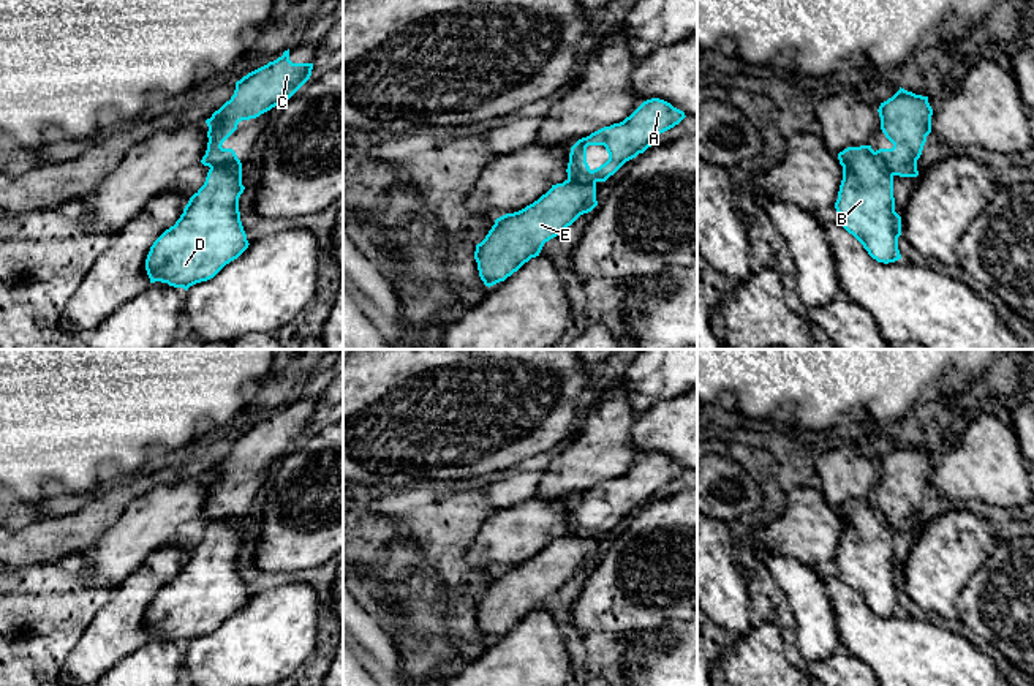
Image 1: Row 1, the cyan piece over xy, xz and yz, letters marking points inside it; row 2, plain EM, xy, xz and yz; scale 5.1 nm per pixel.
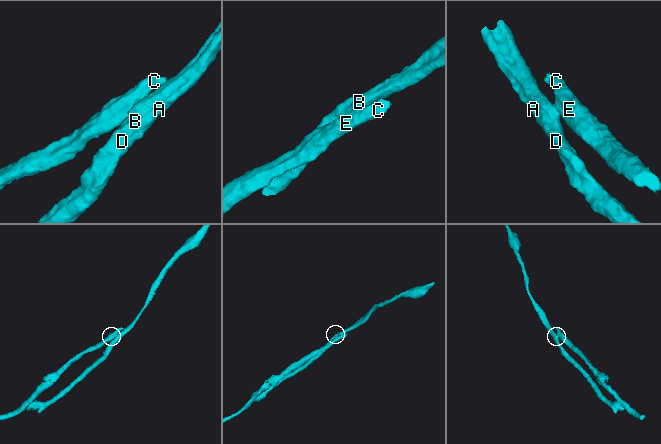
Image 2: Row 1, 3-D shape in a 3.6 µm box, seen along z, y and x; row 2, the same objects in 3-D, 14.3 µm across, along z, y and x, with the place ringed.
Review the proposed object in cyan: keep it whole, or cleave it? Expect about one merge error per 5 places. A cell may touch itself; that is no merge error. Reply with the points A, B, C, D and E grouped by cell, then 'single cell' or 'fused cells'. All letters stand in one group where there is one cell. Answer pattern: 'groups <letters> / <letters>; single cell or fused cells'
groups A B D / C E; fused cells

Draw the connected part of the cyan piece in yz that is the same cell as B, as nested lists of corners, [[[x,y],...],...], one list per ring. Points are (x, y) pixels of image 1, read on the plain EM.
[[[871,499],[847,501],[838,507],[843,534],[835,563],[841,580],[877,616],[901,613],[898,591],[901,571],[895,566],[893,530]]]

